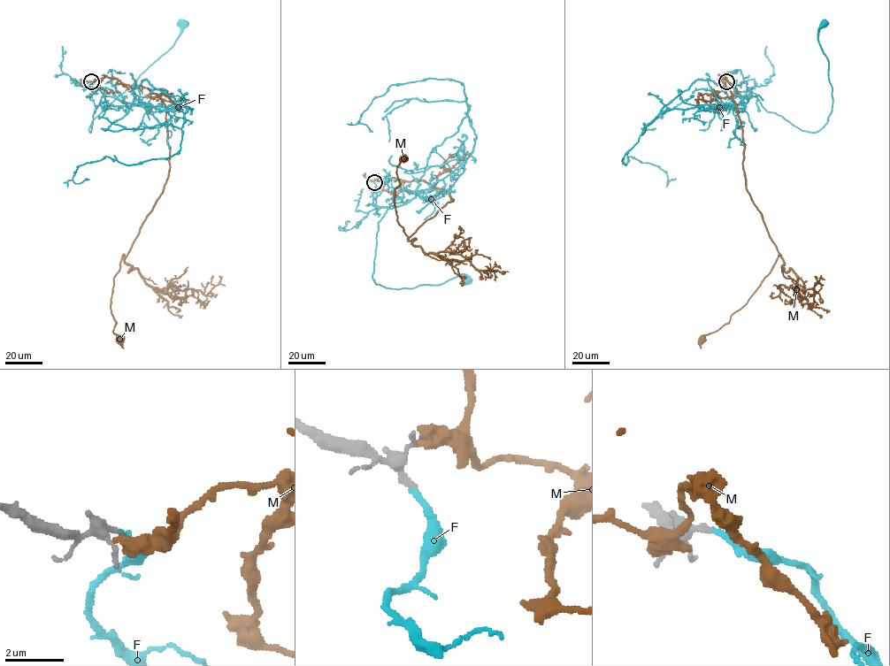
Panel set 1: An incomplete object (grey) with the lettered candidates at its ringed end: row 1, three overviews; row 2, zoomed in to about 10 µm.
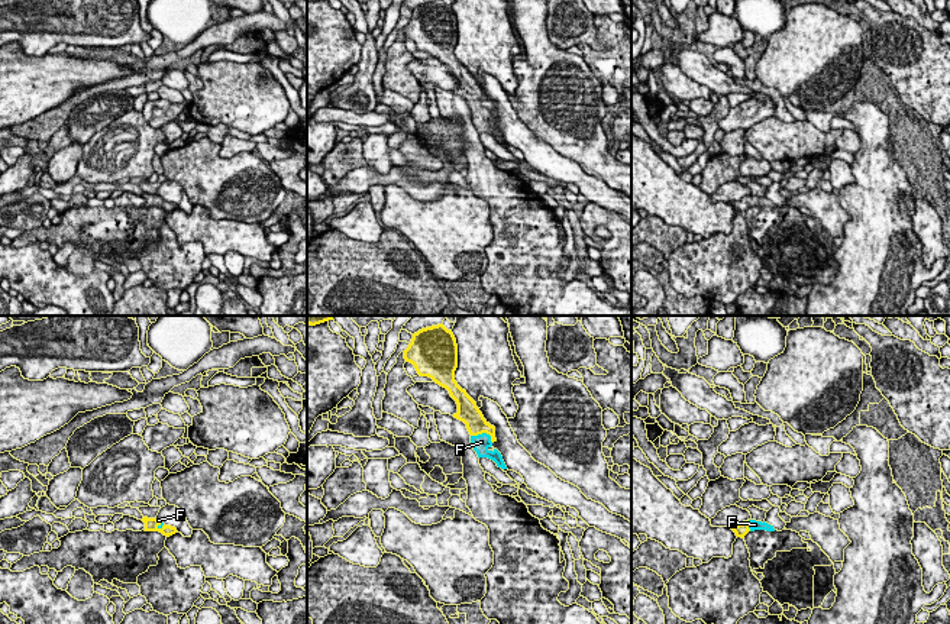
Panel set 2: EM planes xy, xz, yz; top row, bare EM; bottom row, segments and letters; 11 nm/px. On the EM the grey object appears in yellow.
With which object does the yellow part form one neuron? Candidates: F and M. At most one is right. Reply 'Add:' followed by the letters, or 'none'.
Add: F

